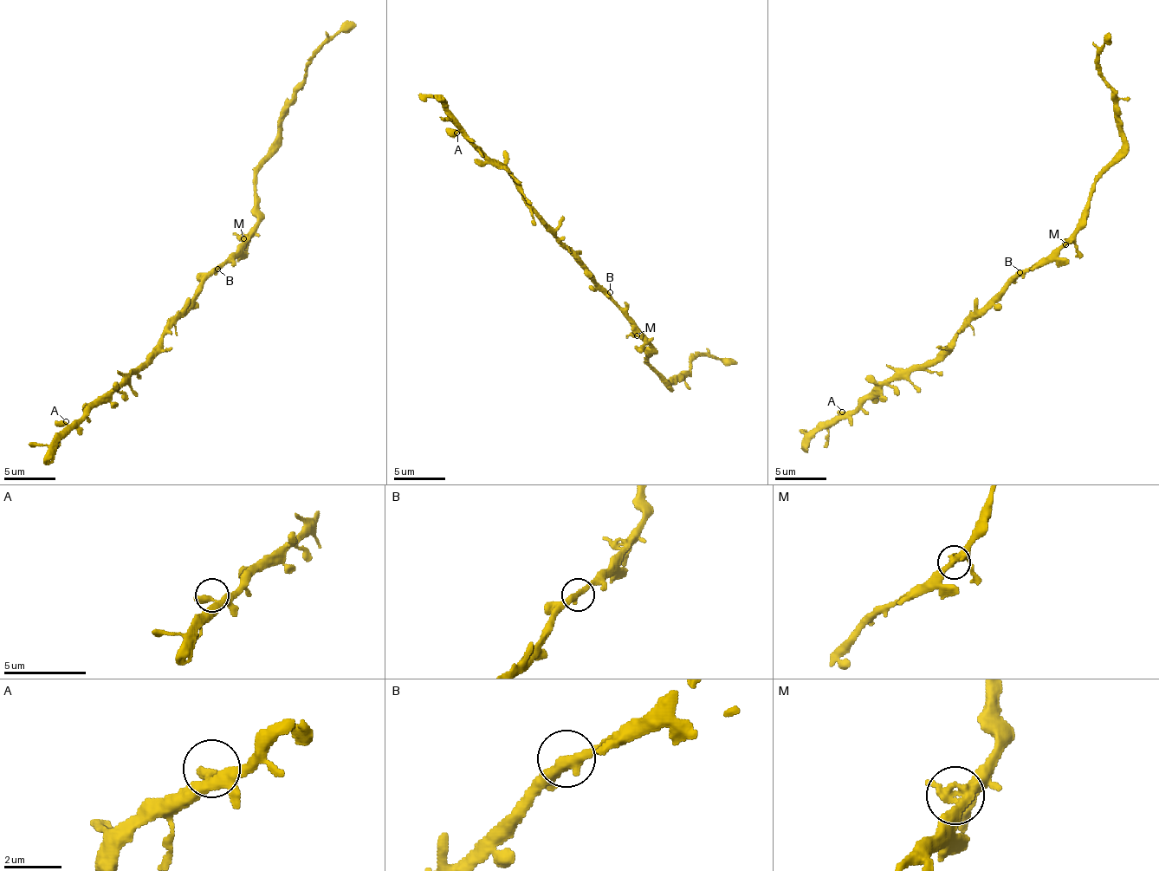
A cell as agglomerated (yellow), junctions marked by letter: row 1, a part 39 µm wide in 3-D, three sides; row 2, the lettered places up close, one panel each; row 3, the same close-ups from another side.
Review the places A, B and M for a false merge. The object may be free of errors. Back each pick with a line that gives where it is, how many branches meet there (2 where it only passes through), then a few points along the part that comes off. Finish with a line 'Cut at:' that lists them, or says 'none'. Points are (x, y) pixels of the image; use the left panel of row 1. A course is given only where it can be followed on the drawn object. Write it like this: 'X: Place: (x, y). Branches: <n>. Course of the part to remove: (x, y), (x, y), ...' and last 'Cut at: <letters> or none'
Cut at: none

